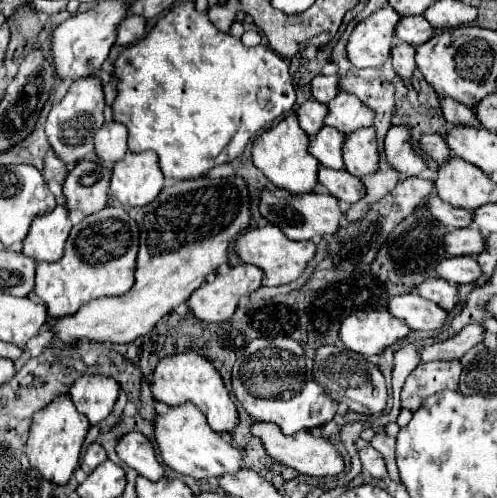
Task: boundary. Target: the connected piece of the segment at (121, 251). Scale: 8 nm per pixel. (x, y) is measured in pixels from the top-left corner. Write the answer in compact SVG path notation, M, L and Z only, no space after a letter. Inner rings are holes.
M104 208L76 224L66 240L64 256L58 262L36 266L34 294L46 304L52 318L72 316L80 306L102 296L120 296L134 284L138 252L138 226L122 208Z

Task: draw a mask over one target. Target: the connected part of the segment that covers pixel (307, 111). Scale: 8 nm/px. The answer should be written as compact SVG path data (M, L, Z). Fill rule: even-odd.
M306 100L306 102L298 108L298 112L296 112L300 128L302 128L308 136L312 136L312 132L318 132L318 130L324 126L324 116L326 116L326 112L328 112L326 104L320 104L320 102L316 102L316 100Z

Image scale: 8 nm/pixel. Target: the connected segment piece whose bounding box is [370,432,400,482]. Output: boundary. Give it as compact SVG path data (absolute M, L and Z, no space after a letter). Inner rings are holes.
M378 432L378 434L370 440L370 444L372 444L372 448L376 448L376 450L384 456L388 476L390 476L392 480L400 482L400 474L396 472L396 464L394 464L394 462L396 462L396 454L394 454L394 446L396 446L396 442L394 442L394 438L390 438L390 436Z

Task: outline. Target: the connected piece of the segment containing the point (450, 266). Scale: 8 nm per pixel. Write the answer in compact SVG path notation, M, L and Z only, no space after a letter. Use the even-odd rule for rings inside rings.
M454 256L440 260L436 266L436 274L450 284L470 284L478 280L480 266L472 256Z

